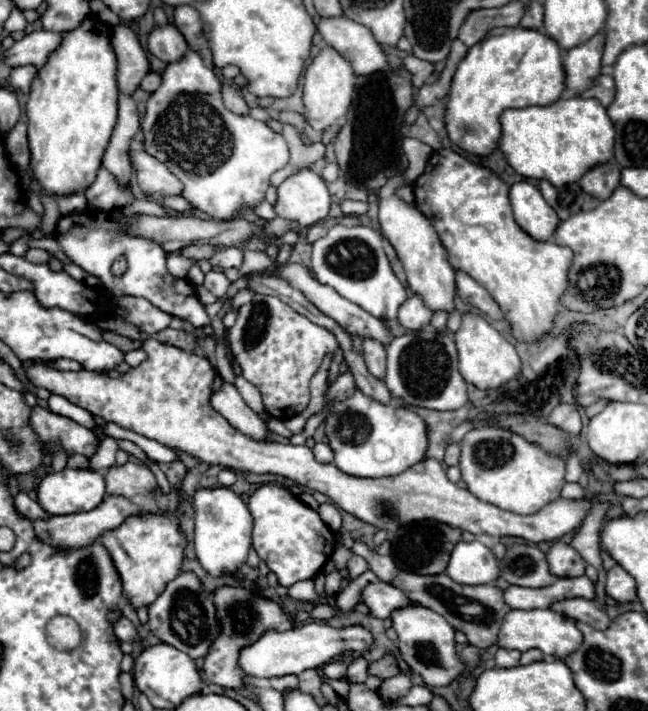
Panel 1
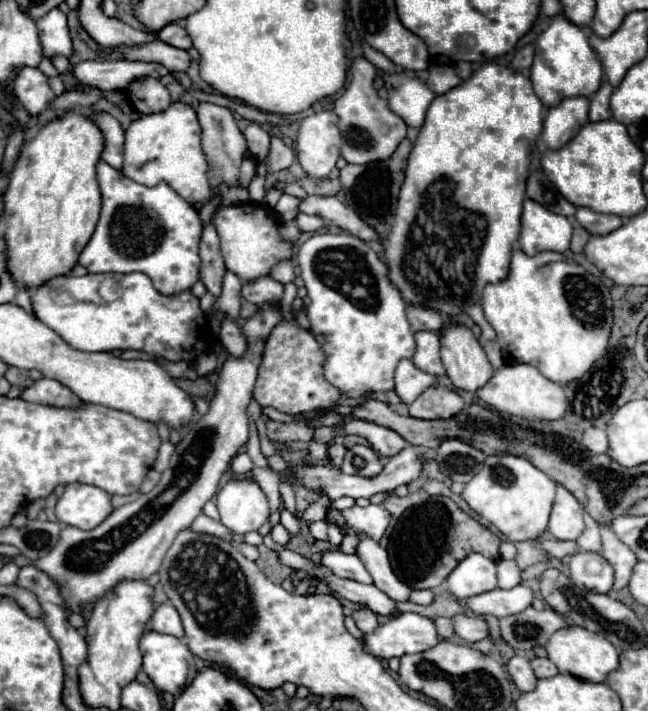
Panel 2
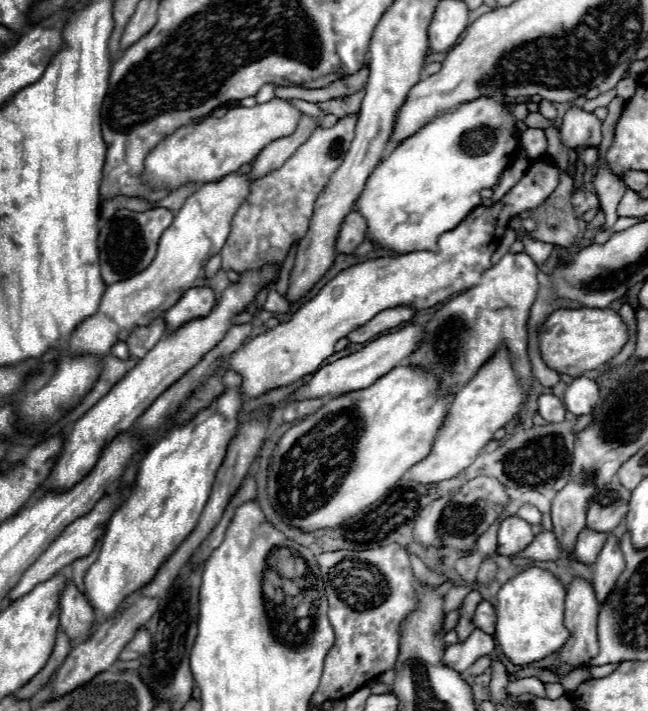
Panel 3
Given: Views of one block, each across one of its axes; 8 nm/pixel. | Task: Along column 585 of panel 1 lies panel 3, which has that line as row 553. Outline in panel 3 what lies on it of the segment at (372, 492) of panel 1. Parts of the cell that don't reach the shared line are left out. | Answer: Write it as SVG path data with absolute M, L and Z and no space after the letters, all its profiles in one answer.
M510 516L498 528L496 552L502 556L514 556L514 554L522 552L532 540L534 540L532 526L518 516Z

